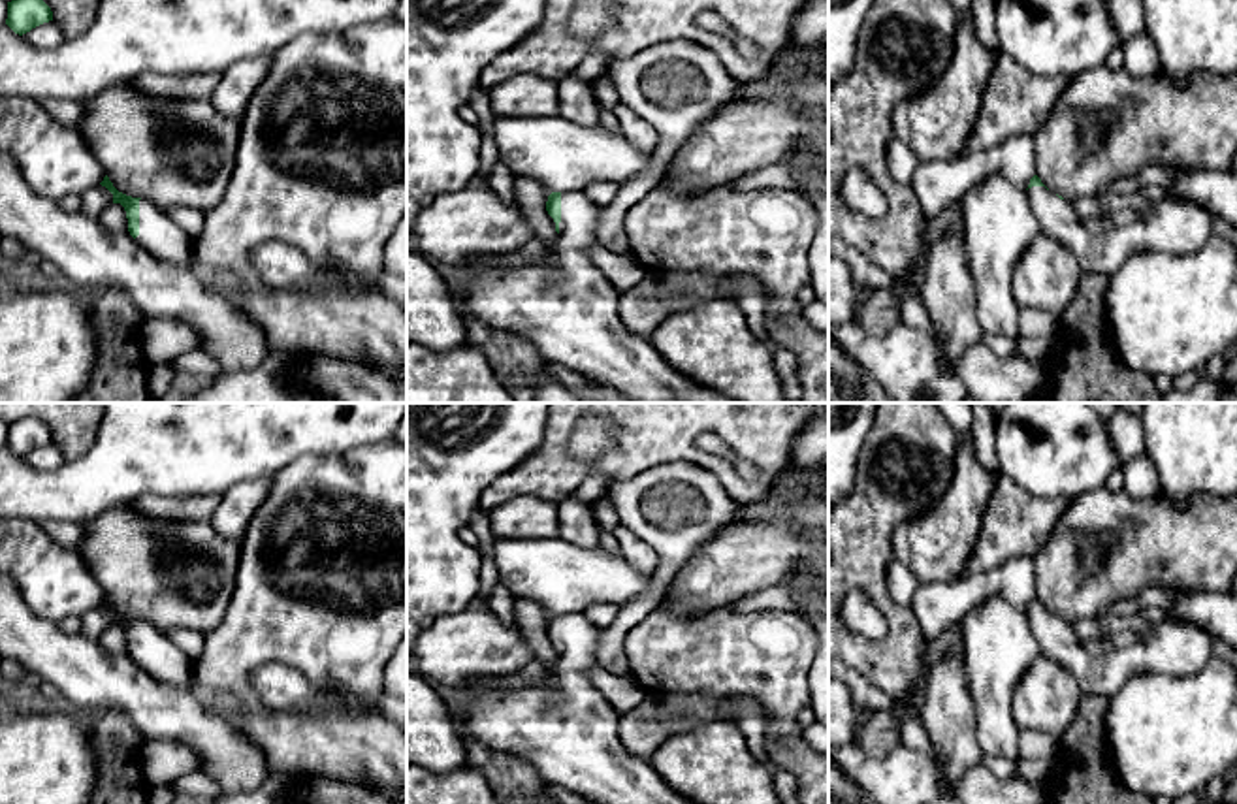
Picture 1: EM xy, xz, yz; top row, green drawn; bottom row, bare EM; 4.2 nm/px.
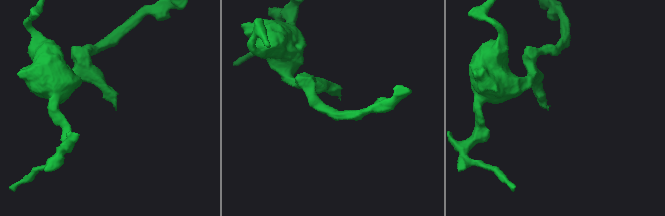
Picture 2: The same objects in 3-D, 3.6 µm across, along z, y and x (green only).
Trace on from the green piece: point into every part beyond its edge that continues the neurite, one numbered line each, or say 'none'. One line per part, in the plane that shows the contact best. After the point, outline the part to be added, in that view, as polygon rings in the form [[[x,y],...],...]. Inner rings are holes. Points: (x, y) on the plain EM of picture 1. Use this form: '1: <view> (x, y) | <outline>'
1: xz (565, 729) | [[[580,612],[561,614],[561,644],[550,678],[540,685],[506,682],[458,712],[465,740],[476,740],[529,763],[544,785],[559,785],[587,804],[695,804],[674,793],[651,768],[627,751],[618,734],[619,714],[589,680],[601,629]]]

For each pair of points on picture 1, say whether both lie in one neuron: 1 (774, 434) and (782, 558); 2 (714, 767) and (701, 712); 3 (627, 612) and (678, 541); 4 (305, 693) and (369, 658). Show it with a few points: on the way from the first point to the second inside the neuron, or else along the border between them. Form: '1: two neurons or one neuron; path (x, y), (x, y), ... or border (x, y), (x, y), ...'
1: two neurons; border (795, 437), (791, 462), (772, 482)
2: two neurons; border (733, 722), (706, 722), (674, 733), (665, 742)
3: one neuron; path (646, 599), (658, 588), (671, 560)
4: two neurons; border (279, 661), (298, 669), (324, 695), (336, 701)

